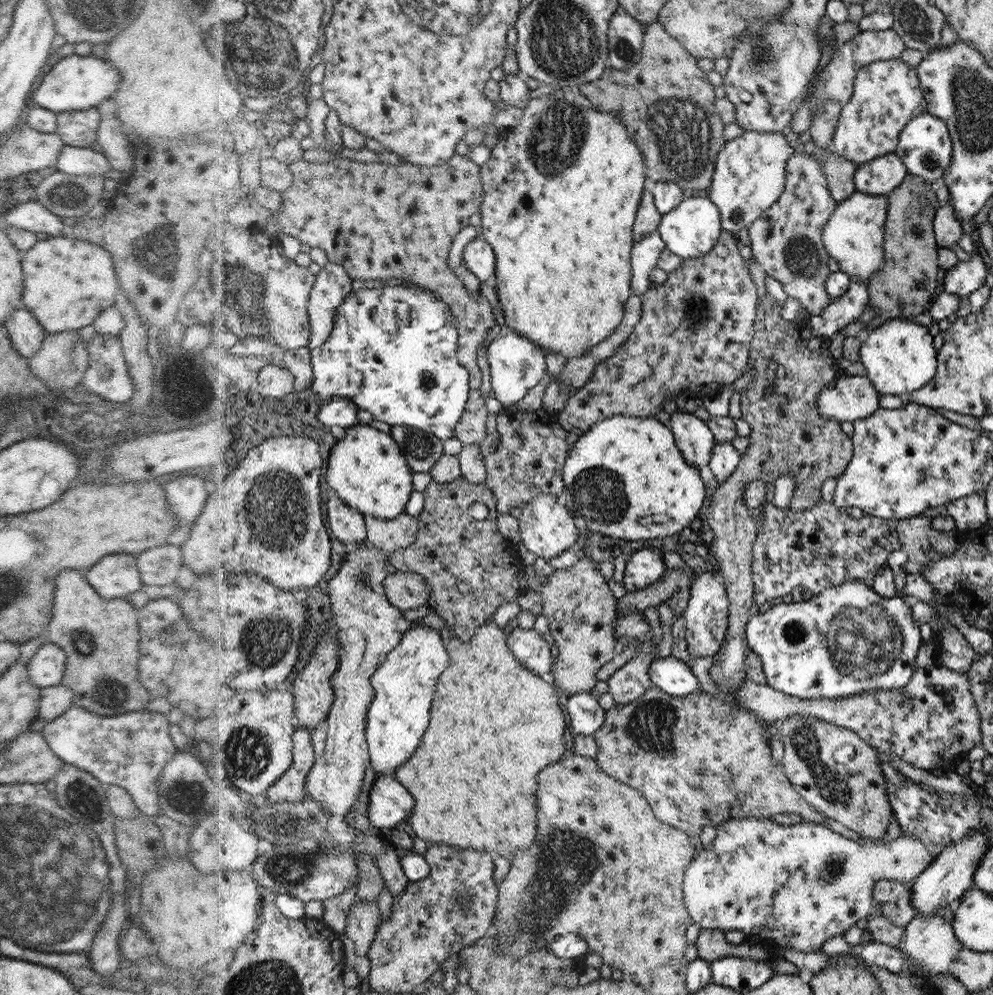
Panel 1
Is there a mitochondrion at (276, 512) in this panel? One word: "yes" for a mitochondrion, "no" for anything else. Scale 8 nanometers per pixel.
yes

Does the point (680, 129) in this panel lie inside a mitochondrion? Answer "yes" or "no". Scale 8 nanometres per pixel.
yes

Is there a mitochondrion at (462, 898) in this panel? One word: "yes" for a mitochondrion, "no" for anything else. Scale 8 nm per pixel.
yes

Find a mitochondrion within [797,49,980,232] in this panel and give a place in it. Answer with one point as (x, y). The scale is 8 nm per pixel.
(928, 161)

